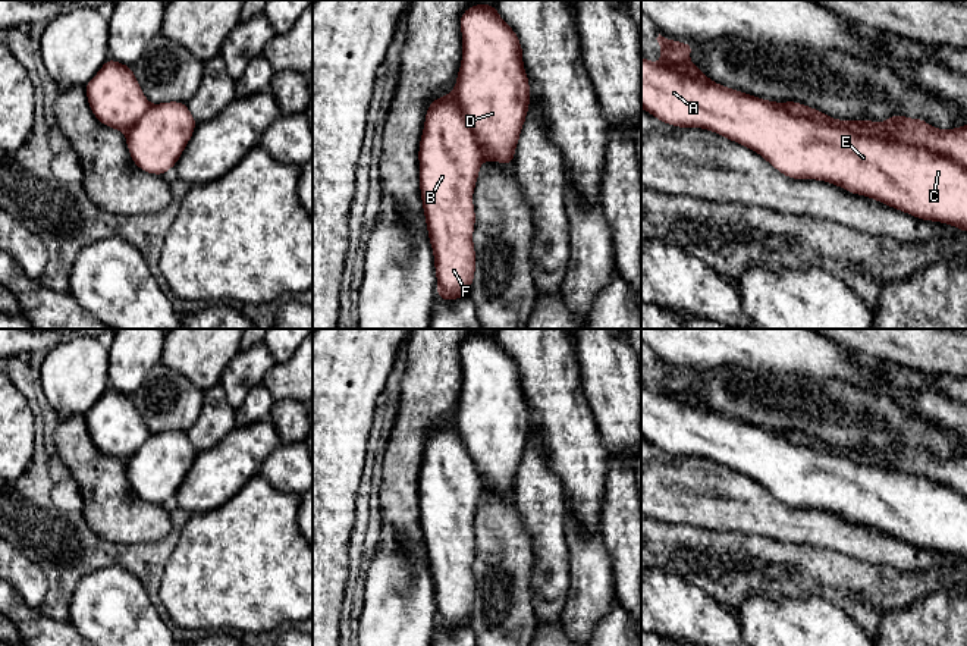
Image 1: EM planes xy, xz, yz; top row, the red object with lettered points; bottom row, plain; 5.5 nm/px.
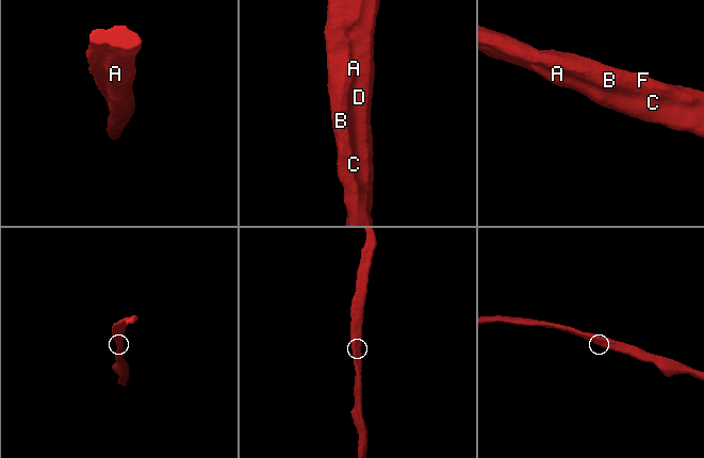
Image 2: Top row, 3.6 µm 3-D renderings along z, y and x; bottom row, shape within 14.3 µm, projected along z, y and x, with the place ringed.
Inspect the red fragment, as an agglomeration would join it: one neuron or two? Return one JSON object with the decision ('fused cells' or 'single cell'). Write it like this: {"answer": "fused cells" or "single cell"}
{"answer": "fused cells"}

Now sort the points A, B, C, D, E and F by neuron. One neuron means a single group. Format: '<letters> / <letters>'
A C D E / B F

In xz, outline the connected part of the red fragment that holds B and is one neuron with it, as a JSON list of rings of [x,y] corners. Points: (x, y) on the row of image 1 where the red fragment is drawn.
[[[455,90],[430,101],[418,162],[437,298],[458,300],[470,294],[475,273],[472,192],[483,154]]]

